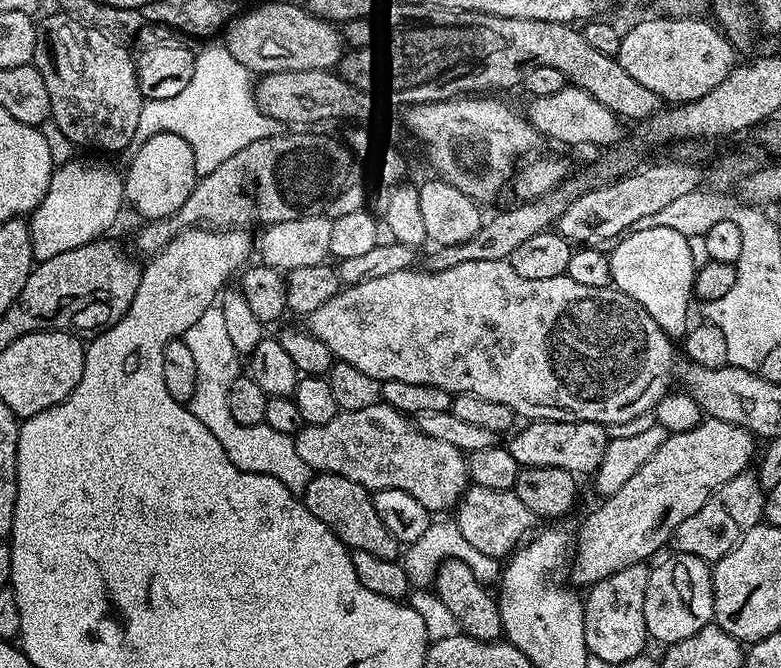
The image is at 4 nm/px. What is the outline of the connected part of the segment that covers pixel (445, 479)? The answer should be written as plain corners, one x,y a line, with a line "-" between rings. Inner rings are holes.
383,402
366,406
366,410
337,411
336,417
325,424
305,424
294,439
299,457
313,473
333,472
342,478
350,478
350,482
358,482
364,490
406,490
406,494
422,502
422,506
433,514
444,512
447,508
448,511
455,509
470,486
465,453
459,452
450,442
440,442
438,438
422,434
403,412

